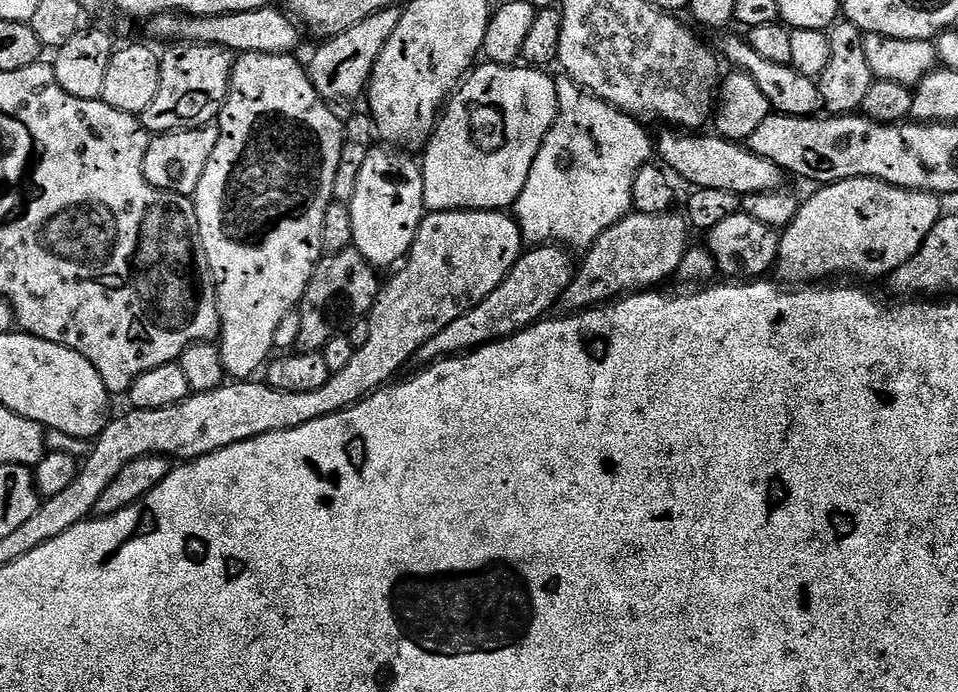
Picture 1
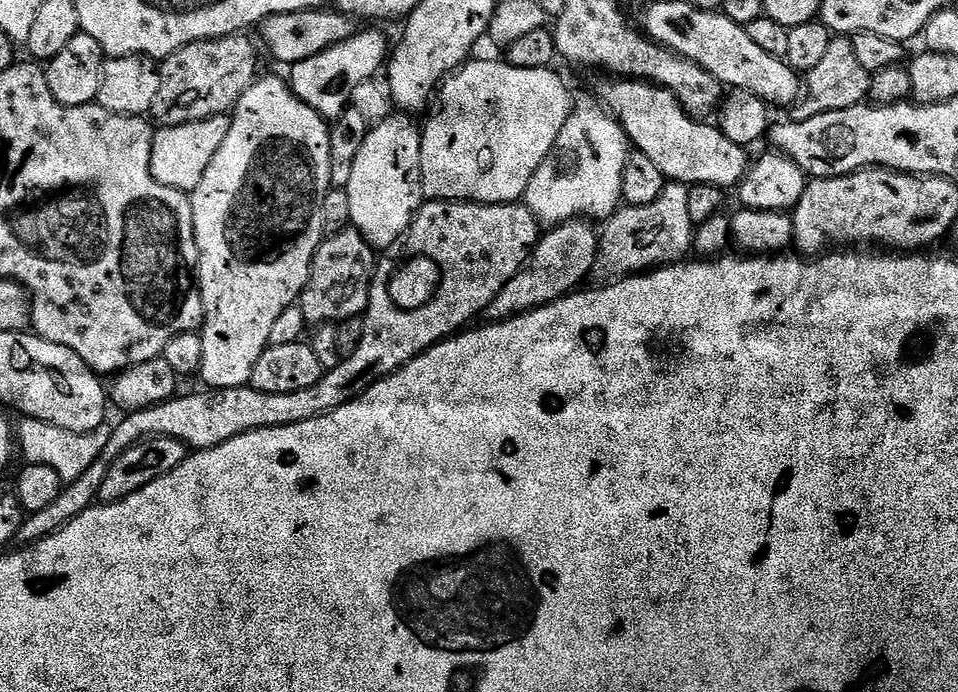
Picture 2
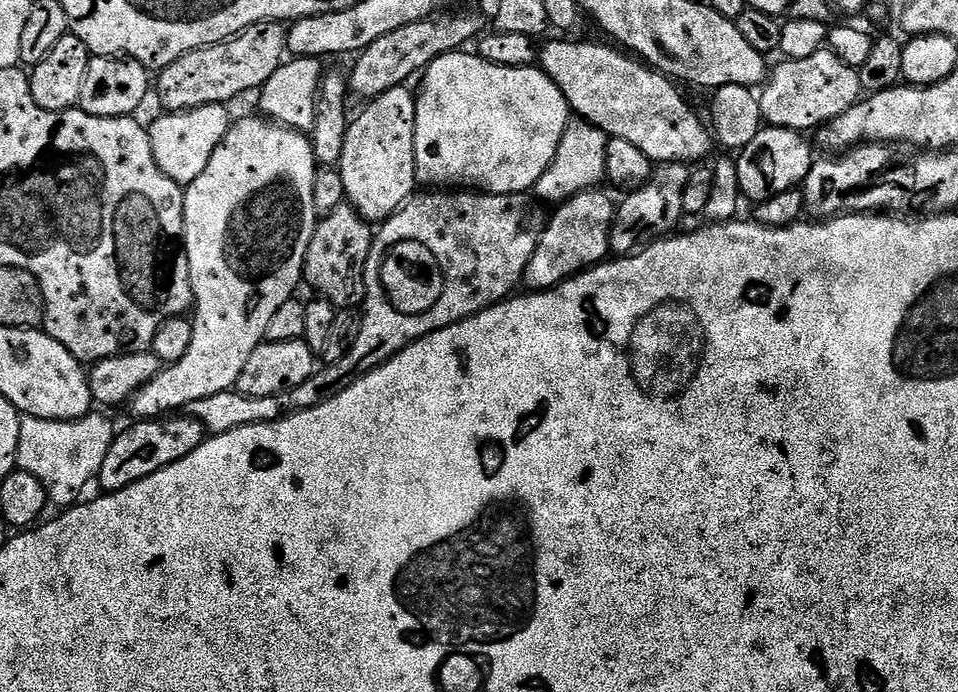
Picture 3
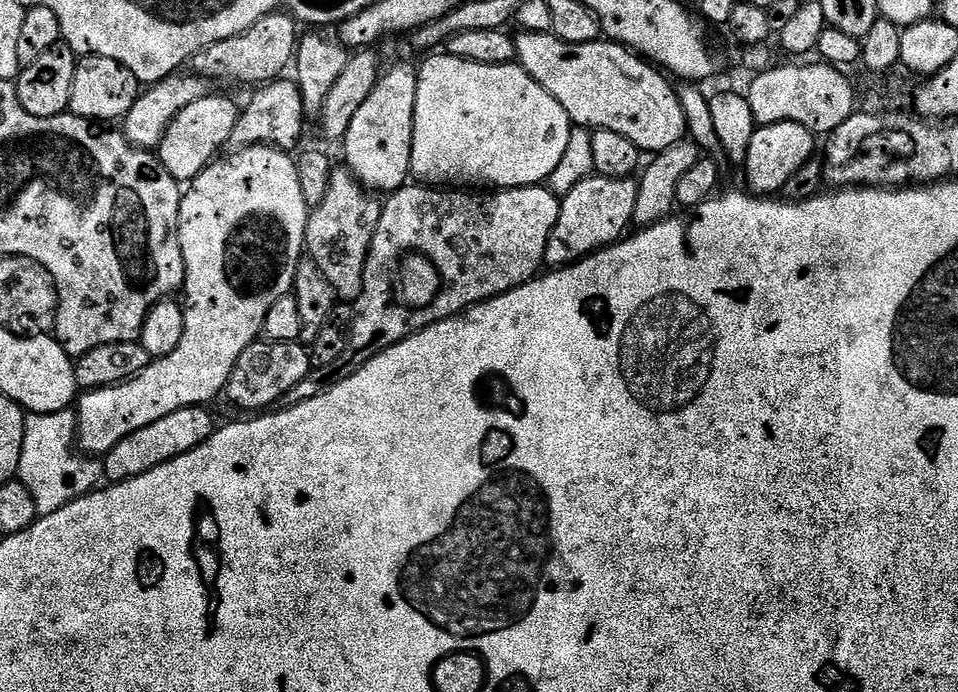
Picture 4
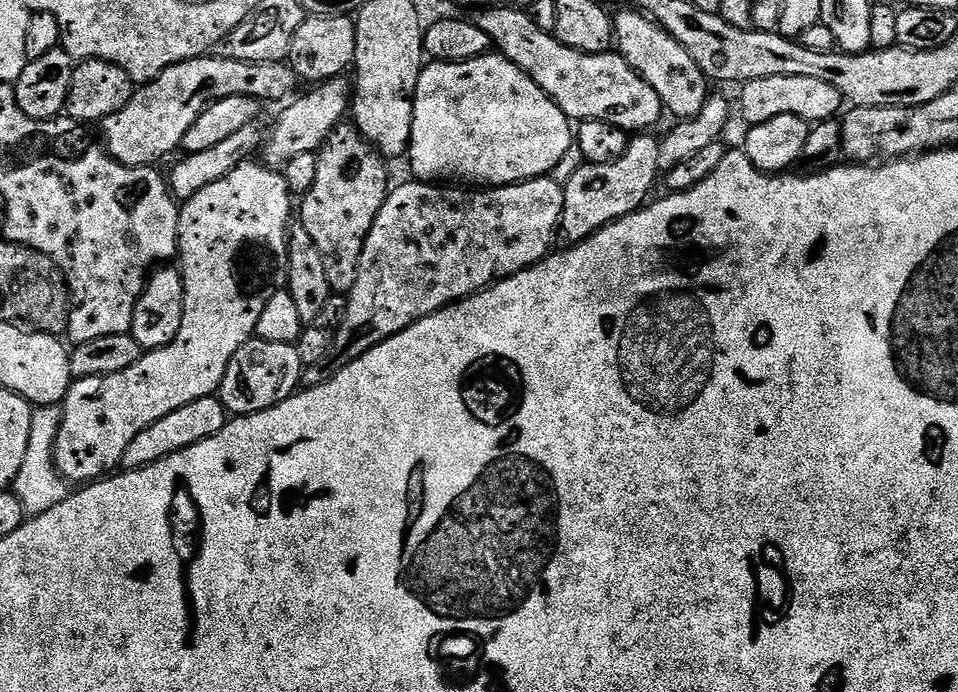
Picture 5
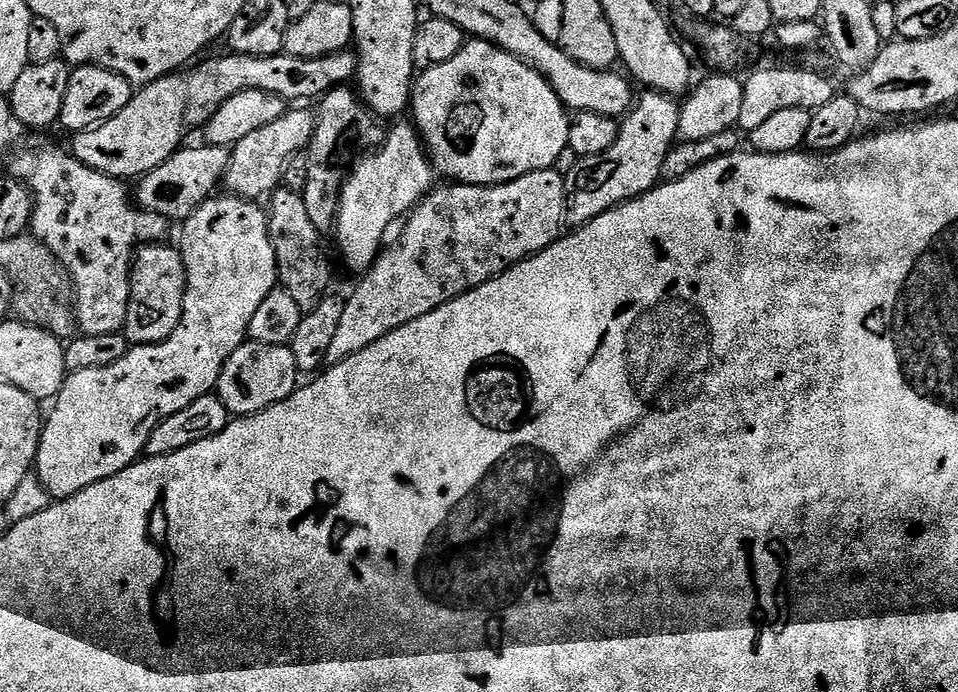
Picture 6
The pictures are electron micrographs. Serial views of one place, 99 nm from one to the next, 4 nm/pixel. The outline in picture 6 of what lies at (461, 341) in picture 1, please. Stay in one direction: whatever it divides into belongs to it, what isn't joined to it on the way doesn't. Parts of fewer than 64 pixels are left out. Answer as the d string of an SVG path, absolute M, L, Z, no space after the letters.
M648 90L643 94L645 96L641 100L639 97L628 115L619 121L620 133L614 146L610 146L606 154L579 157L574 170L564 176L564 223L569 229L581 228L594 218L646 194L661 183L662 162L678 140L680 104L665 92Z

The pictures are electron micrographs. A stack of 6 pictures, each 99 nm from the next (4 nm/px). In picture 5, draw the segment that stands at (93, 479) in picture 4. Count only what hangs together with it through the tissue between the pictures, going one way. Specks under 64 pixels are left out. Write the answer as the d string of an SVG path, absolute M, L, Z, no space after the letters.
M41 404L33 407L30 418L30 442L26 444L26 458L18 470L14 491L29 517L41 516L58 506L70 494L69 481L56 469L56 439L60 433L64 409L60 404Z

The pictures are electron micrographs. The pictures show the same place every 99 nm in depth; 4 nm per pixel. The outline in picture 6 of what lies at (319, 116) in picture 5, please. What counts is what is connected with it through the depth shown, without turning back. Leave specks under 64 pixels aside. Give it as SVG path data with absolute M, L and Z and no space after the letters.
M296 106L293 110L286 110L282 114L282 118L278 118L275 122L270 122L270 126L262 126L262 130L254 130L254 134L242 138L242 142L238 142L231 148L232 157L230 158L230 166L224 175L223 187L227 189L231 195L241 197L245 200L253 202L259 201L260 195L271 194L281 187L284 178L284 163L292 156L303 153L308 147L310 138L316 129L316 117L311 111L307 112L307 107Z

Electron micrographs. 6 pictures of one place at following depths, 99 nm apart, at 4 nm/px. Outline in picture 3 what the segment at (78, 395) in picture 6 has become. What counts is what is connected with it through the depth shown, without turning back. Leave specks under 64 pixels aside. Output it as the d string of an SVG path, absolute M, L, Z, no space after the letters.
M255 115L248 116L245 120L238 121L237 124L235 121L229 127L224 143L218 146L218 150L214 150L214 158L210 158L210 162L206 162L206 170L202 170L202 174L198 178L194 178L194 182L184 188L184 249L190 266L194 313L196 312L196 316L191 317L190 350L186 350L186 354L182 354L182 358L178 362L161 367L160 373L141 392L132 397L130 408L137 412L137 417L164 418L177 410L187 409L194 402L198 402L198 398L210 398L210 394L233 391L242 374L242 369L246 366L246 361L250 359L250 354L254 354L254 350L259 344L265 343L264 335L270 327L274 313L278 311L278 306L282 306L282 302L293 299L297 295L296 287L301 287L304 278L306 250L310 246L310 238L314 238L314 230L318 223L318 217L314 210L314 178L318 171L316 155L312 149L312 141L305 133L285 128L284 125L277 124L263 115Z

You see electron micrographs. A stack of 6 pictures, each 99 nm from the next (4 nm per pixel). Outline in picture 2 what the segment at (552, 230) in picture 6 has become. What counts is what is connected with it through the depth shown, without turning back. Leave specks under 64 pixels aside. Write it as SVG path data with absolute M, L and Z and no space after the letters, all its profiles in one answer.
M428 200L421 204L407 234L387 249L385 256L388 257L385 260L383 257L373 271L368 310L362 317L364 321L362 342L358 342L358 350L354 350L354 354L343 357L338 366L327 369L314 386L309 386L307 390L294 390L294 394L266 394L250 386L217 388L196 392L193 396L177 394L158 406L121 415L119 417L121 420L115 421L110 442L106 442L106 450L102 450L98 462L94 462L94 466L90 466L90 470L86 470L82 478L64 484L60 496L54 498L54 502L50 502L46 510L33 512L25 519L20 526L19 543L24 546L35 544L37 540L59 532L74 518L78 518L78 514L93 507L100 494L102 478L106 478L106 470L110 470L114 461L140 440L146 440L150 436L165 436L182 441L189 449L203 450L218 446L222 442L230 442L230 438L238 438L254 430L310 422L310 418L318 418L327 412L346 406L350 401L360 397L367 388L371 388L376 381L383 380L385 376L404 368L426 349L433 348L441 340L447 340L448 337L467 329L479 312L480 315L487 313L490 302L494 302L502 286L506 286L506 282L510 282L510 278L514 278L514 274L520 272L520 267L526 262L532 247L541 235L541 225L529 208L525 208L520 202L478 204L467 200Z

